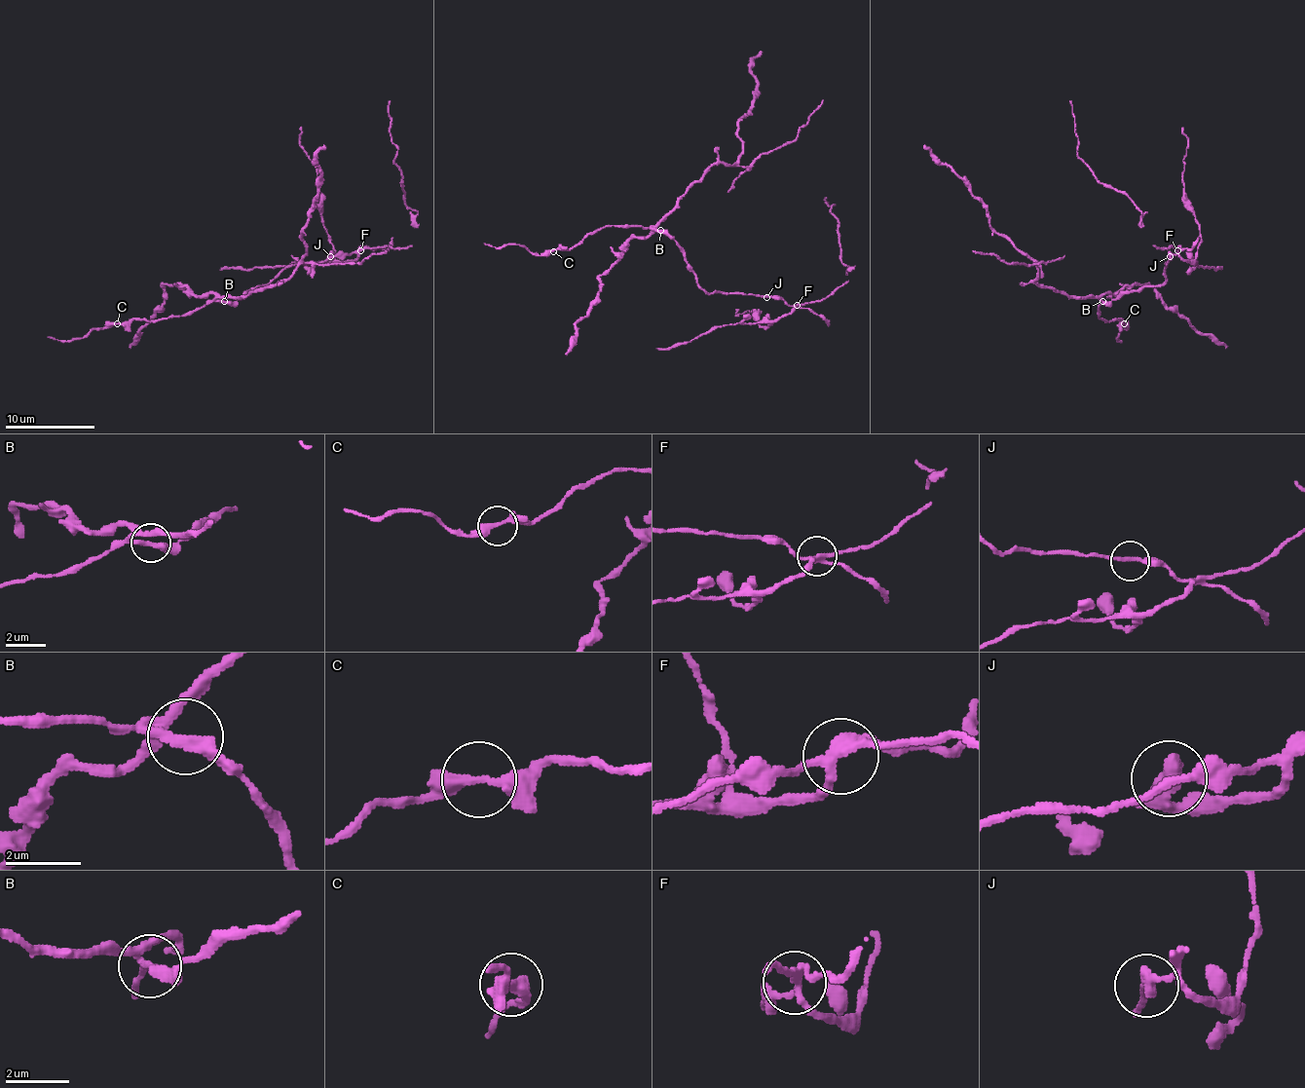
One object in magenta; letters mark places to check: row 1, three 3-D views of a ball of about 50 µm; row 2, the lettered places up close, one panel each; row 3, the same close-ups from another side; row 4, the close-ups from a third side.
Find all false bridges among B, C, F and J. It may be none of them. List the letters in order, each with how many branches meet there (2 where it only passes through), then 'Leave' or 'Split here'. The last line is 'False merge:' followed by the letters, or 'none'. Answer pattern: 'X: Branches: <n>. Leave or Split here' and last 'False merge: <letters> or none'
B: Branches: 2. Split here
C: Branches: 2. Leave
F: Branches: 4. Split here
J: Branches: 2. Leave
False merge: B, F

